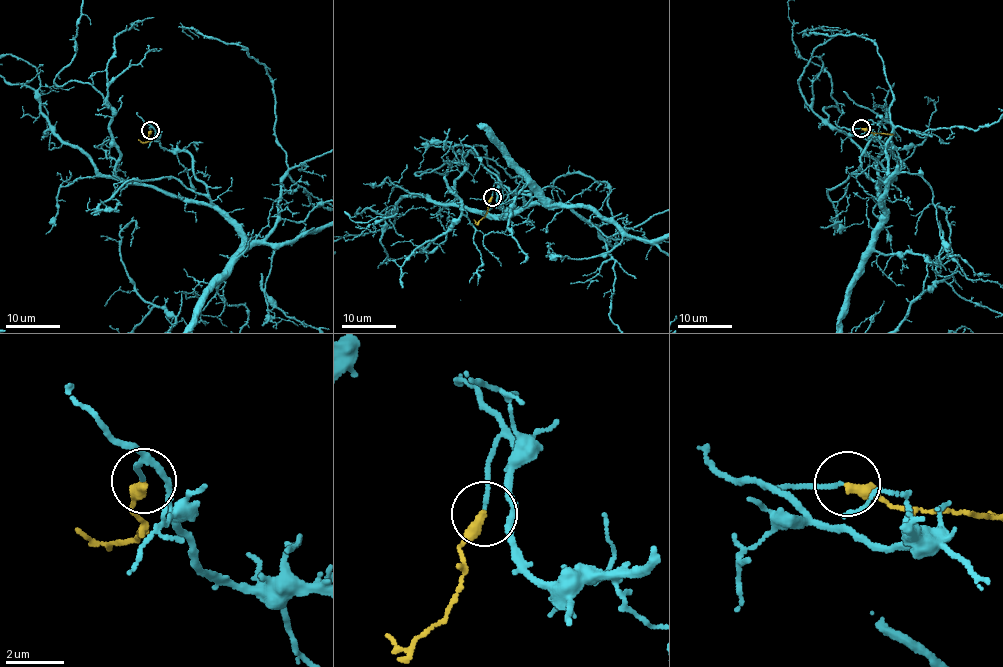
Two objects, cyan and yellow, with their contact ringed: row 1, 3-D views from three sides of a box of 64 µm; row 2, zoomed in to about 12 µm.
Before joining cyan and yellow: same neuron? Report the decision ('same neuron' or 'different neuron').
same neuron

